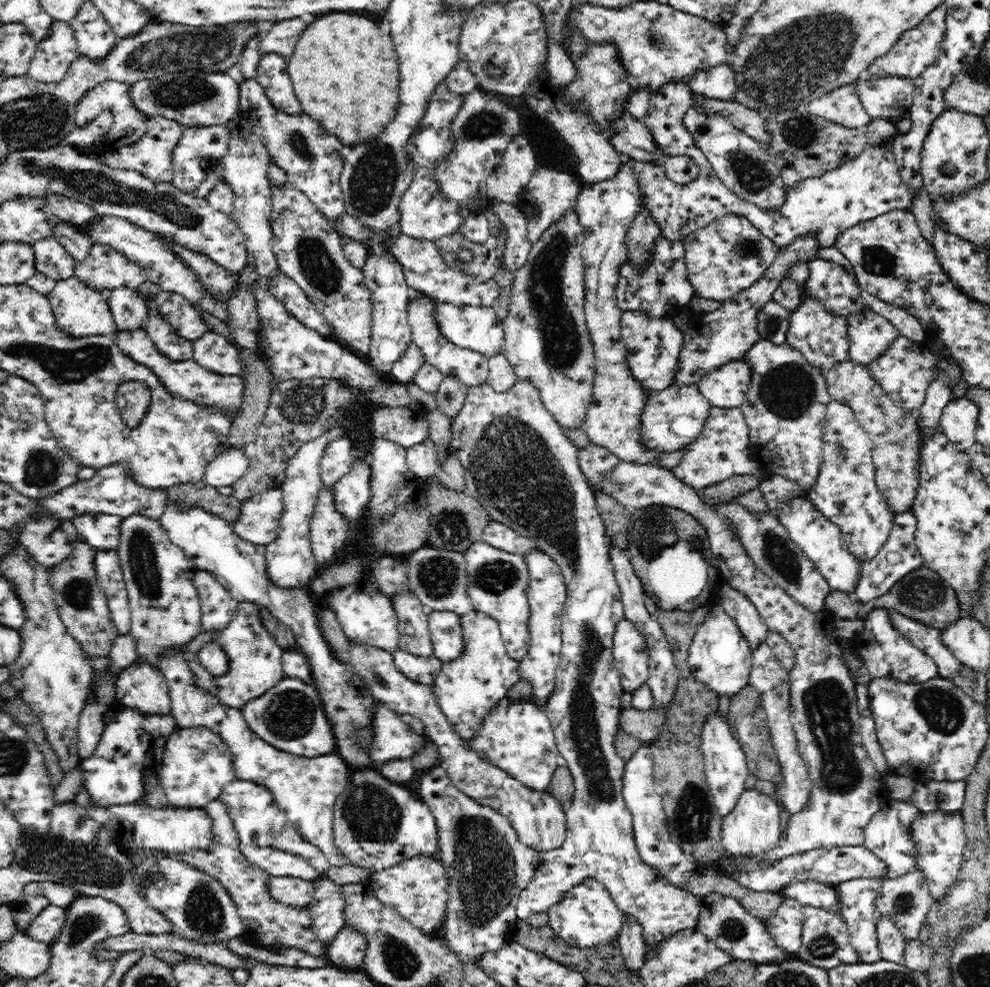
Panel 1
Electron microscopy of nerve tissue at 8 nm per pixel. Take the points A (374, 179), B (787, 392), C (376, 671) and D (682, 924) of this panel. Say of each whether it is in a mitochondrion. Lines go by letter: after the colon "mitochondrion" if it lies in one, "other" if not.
A: mitochondrion
B: mitochondrion
C: mitochondrion
D: other

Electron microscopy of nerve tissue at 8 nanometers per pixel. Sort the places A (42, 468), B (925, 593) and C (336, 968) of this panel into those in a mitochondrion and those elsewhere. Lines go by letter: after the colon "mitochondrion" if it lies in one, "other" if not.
A: mitochondrion
B: mitochondrion
C: other

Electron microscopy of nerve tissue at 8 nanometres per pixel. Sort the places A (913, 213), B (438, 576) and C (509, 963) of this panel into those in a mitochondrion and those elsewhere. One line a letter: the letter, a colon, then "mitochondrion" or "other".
A: other
B: mitochondrion
C: other

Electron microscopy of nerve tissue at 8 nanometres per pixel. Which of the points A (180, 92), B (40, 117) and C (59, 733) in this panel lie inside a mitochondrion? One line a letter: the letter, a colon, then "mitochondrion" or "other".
A: mitochondrion
B: mitochondrion
C: other

